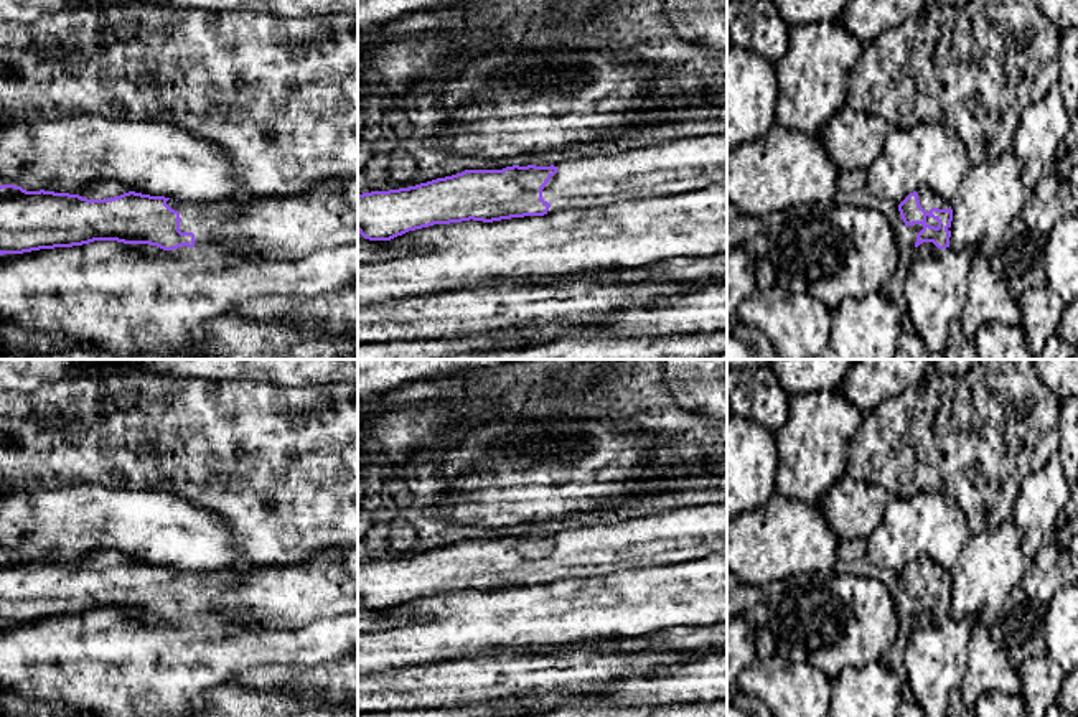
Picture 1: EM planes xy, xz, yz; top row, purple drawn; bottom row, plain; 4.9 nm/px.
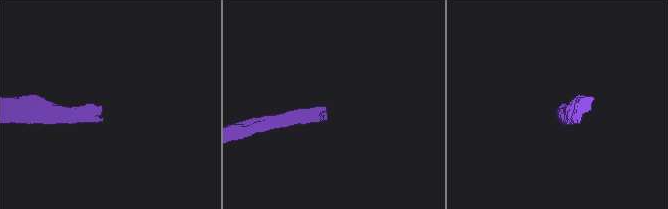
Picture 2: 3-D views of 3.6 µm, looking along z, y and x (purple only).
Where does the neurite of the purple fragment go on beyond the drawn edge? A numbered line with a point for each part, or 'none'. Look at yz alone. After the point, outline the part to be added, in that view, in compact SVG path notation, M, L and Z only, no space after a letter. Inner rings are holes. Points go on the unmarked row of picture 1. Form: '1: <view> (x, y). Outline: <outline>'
1: yz (928, 569). Outline: M921 554L918 559L918 569L920 569L920 575L930 582L931 577L938 577L938 579L949 579L951 572L949 570L943 570L936 562L933 562L928 555Z

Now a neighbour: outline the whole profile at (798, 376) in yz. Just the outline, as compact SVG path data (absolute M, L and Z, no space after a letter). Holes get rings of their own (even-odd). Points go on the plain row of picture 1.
M771 359L780 384L790 396L839 389L854 359Z

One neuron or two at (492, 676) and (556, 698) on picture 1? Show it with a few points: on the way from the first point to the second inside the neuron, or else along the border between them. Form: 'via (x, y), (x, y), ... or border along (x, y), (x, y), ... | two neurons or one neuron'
border along (577, 691), (538, 689), (511, 696) | two neurons

